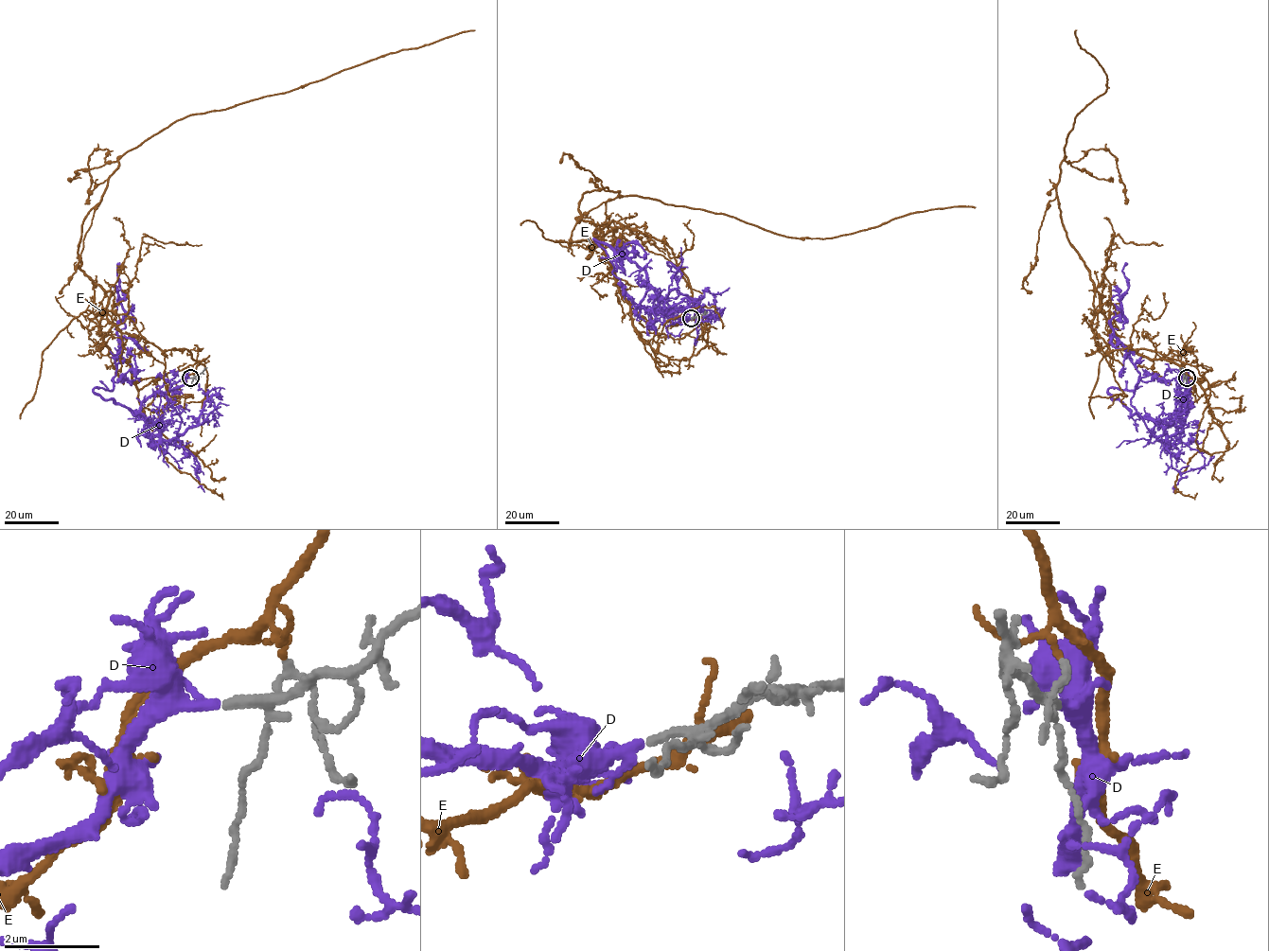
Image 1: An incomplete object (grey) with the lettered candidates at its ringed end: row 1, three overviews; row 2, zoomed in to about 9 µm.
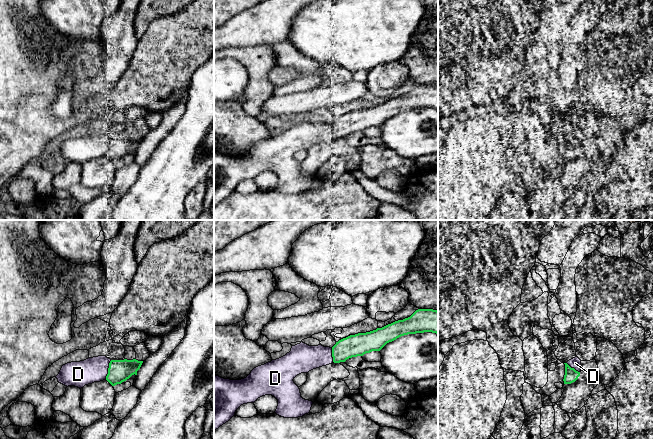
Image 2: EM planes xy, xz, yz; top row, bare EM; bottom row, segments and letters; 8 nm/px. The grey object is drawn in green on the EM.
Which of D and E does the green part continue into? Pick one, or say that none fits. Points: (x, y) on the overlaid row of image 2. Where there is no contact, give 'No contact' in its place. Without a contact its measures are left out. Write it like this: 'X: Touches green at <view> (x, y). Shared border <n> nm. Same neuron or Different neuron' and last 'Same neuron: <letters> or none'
D: Touches green at xy (108, 370). Shared border 170 nm. Same neuron
E: No contact. Different neuron
Same neuron: D

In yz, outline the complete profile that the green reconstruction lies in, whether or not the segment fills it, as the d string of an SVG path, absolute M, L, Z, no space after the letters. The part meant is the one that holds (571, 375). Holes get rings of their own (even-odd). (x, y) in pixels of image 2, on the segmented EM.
M575 357L565 364L565 375L564 375L564 384L571 384L575 382L580 376L581 372L581 360L578 357Z

